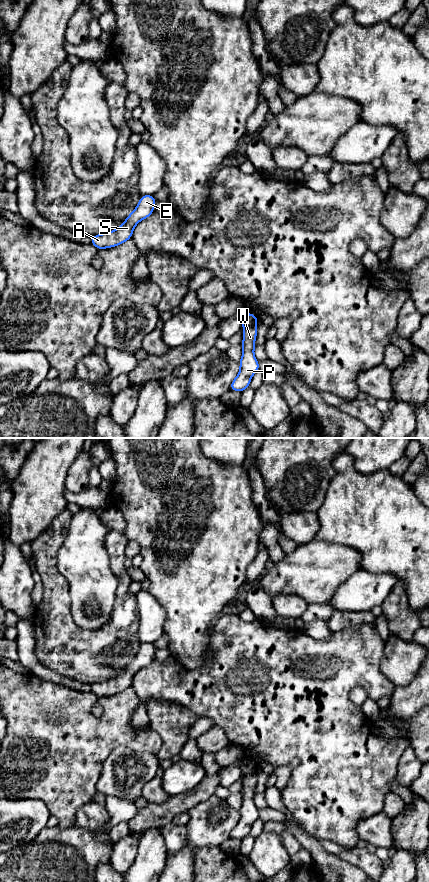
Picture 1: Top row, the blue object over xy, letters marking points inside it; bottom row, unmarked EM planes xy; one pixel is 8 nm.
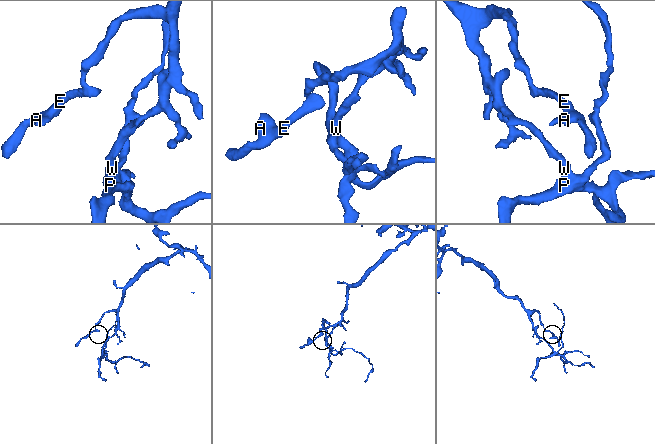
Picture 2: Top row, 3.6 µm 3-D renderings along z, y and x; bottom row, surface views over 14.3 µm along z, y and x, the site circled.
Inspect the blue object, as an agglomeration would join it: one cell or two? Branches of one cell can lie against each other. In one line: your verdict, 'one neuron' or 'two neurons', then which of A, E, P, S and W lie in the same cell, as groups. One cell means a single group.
two neurons | A E S / P W

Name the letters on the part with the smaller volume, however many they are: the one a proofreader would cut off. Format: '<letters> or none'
P, W

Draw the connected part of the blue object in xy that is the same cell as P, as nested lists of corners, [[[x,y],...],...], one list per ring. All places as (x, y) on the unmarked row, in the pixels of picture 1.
[[[247,774],[242,777],[243,801],[239,810],[240,819],[232,829],[230,838],[242,840],[250,834],[252,824],[259,818],[259,810],[254,804],[255,787],[257,784],[256,774]]]

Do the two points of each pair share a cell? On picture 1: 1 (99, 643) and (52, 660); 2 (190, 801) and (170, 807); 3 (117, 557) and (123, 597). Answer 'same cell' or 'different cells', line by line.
1: same cell
2: same cell
3: same cell

